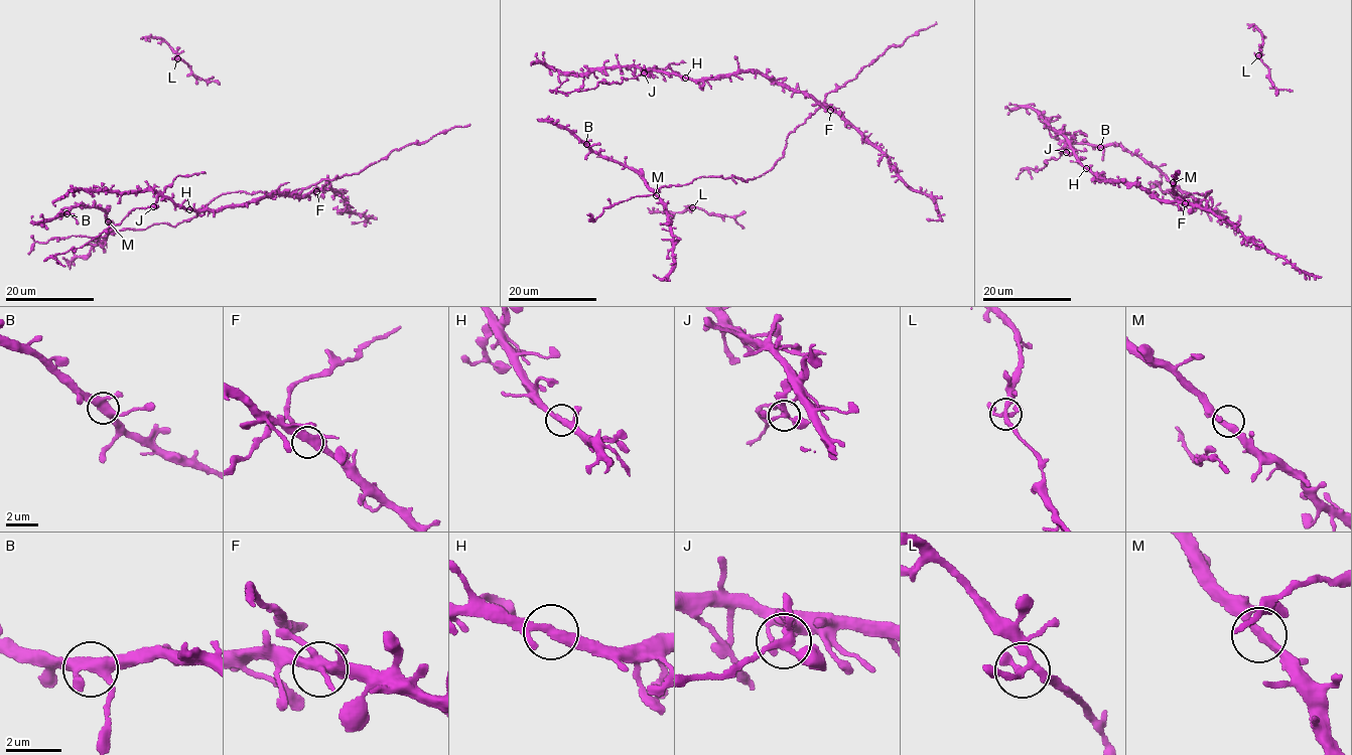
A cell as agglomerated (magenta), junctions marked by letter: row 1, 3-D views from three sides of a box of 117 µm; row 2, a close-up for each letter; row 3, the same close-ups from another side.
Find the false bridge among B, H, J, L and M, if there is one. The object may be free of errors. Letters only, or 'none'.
none

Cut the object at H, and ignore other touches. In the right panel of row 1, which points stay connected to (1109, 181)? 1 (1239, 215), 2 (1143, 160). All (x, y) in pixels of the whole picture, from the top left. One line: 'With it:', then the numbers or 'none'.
With it: none

